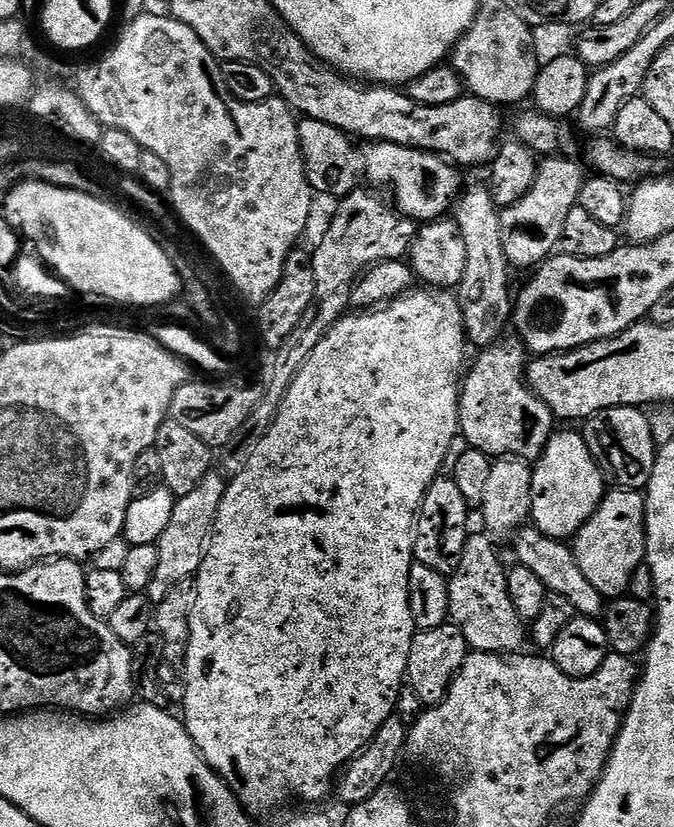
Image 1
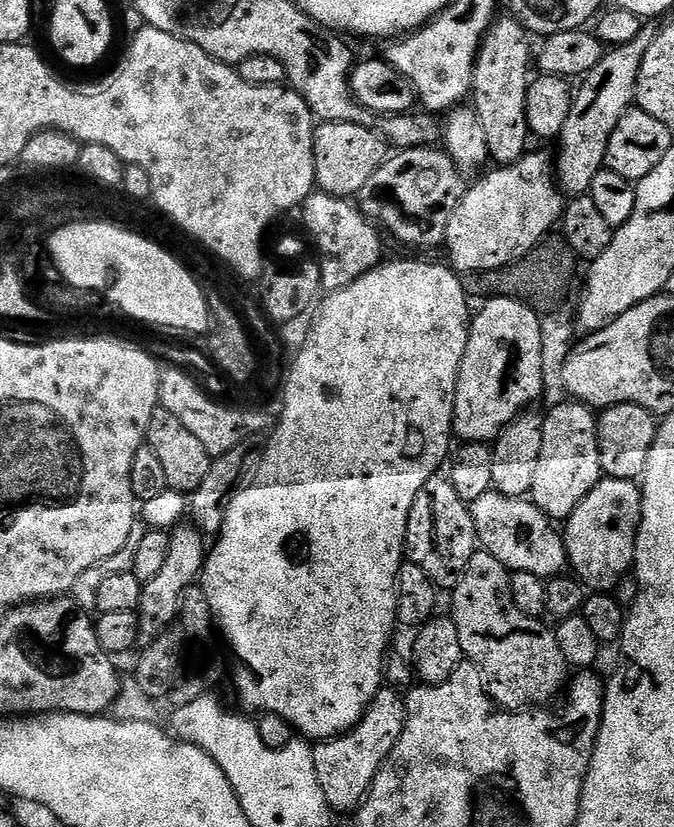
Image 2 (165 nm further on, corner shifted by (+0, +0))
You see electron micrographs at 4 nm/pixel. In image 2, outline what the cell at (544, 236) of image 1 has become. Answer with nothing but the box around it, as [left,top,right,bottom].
[555,23,658,197]

